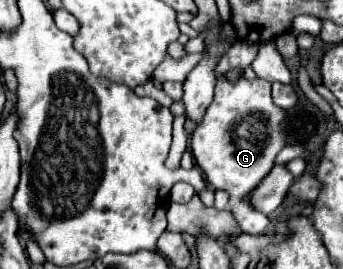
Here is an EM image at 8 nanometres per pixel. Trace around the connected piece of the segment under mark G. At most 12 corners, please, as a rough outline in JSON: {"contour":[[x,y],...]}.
{"contour":[[265,79],[227,83],[191,135],[241,231],[269,225],[245,201],[285,145]]}

